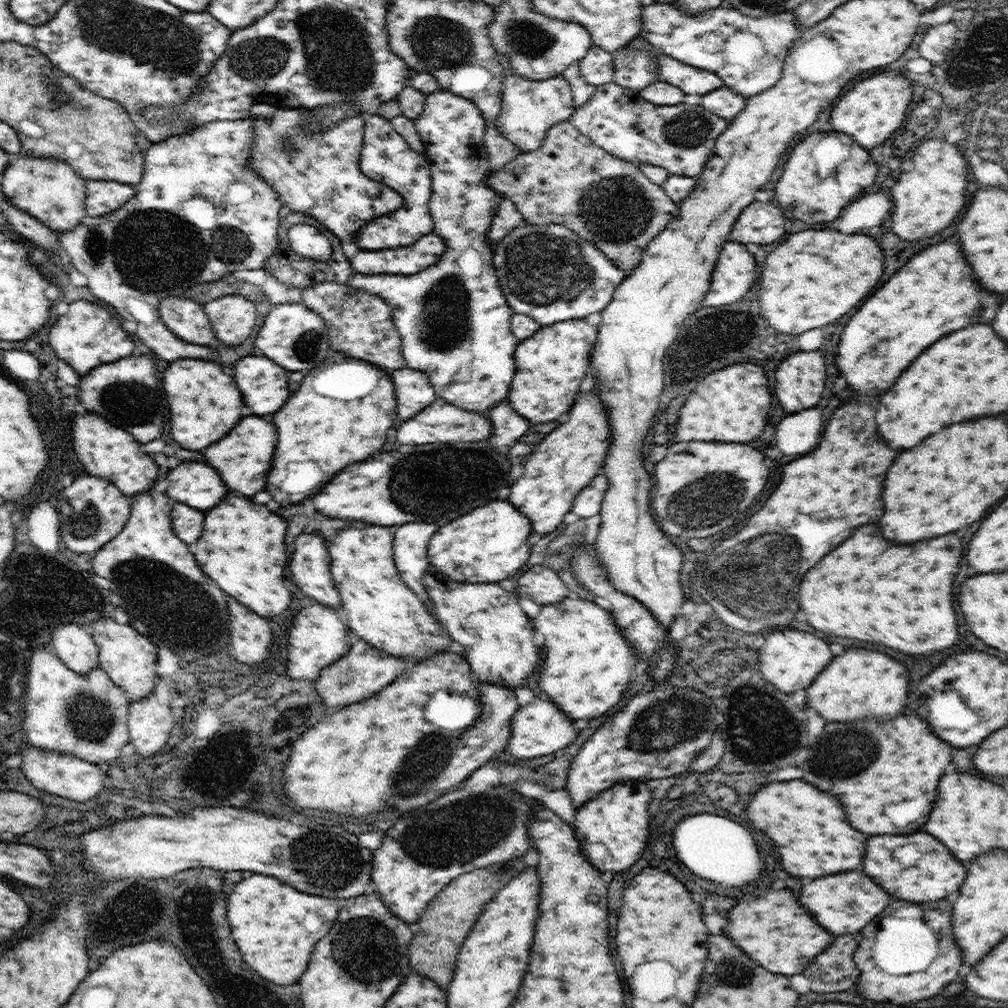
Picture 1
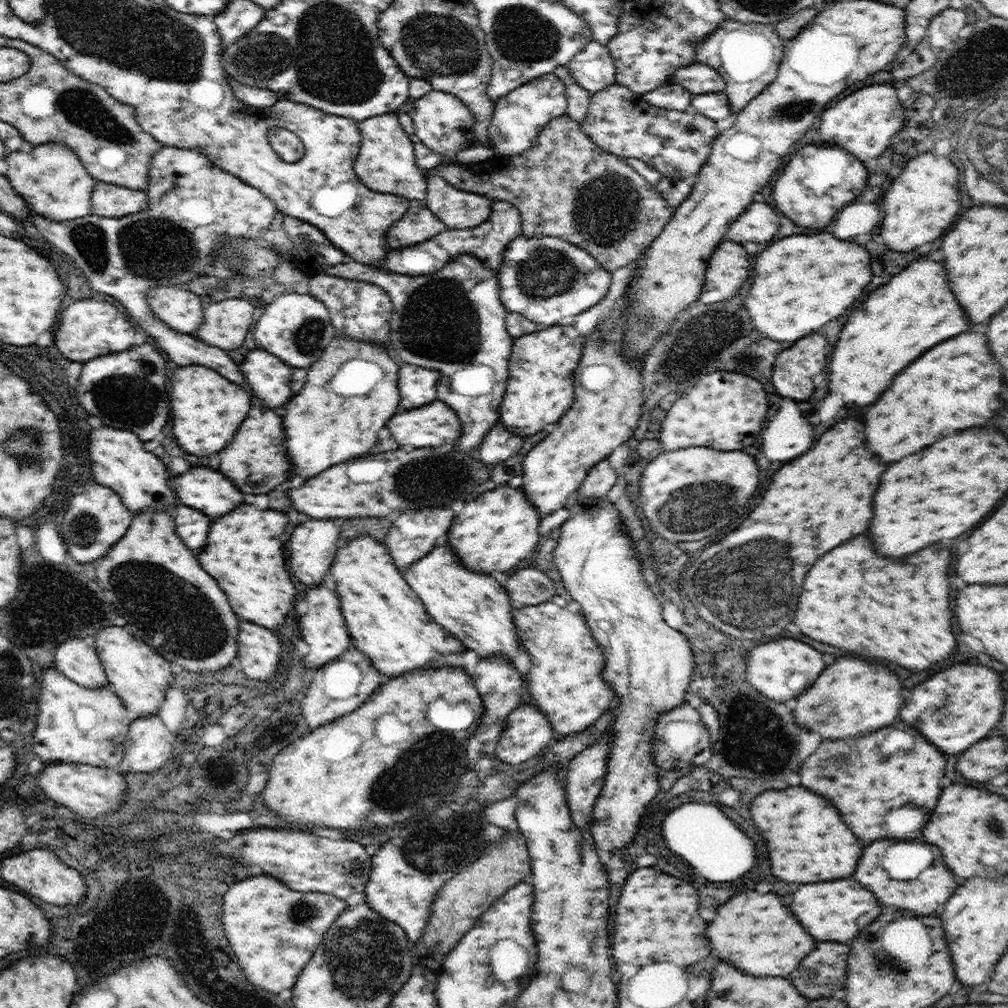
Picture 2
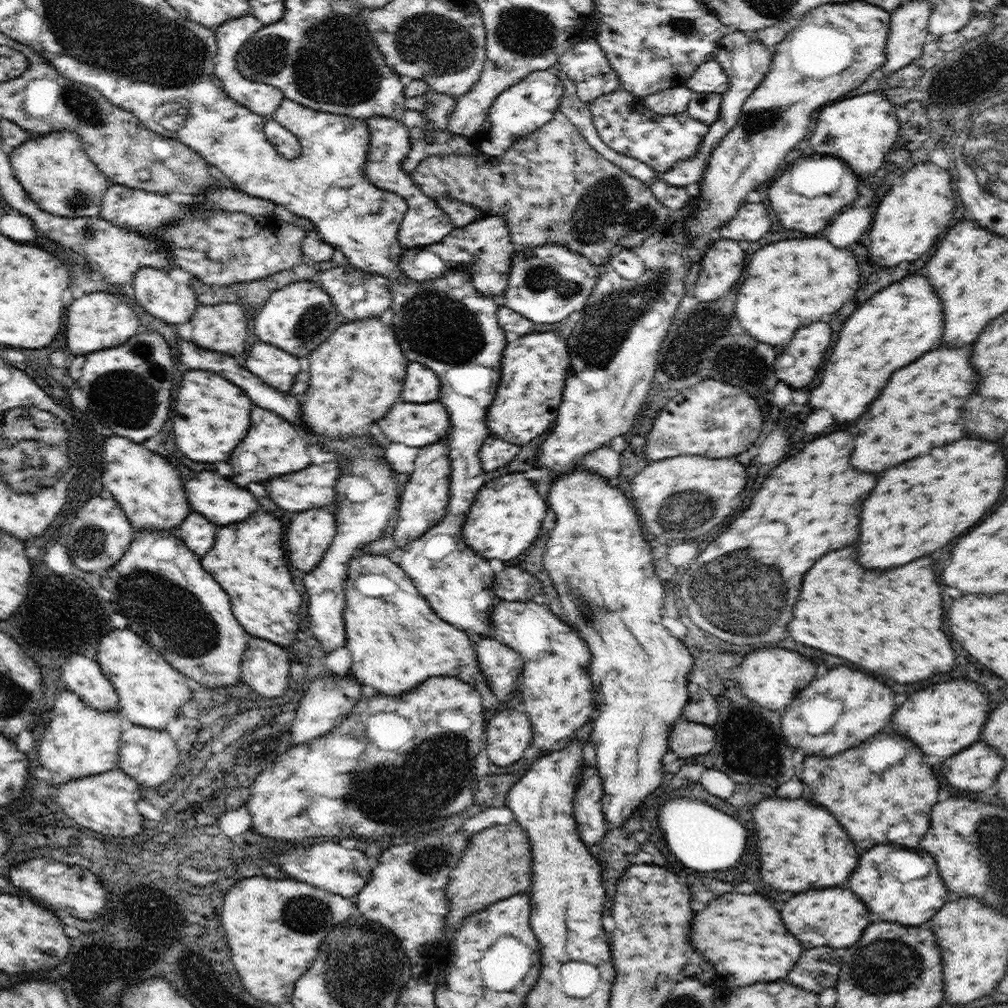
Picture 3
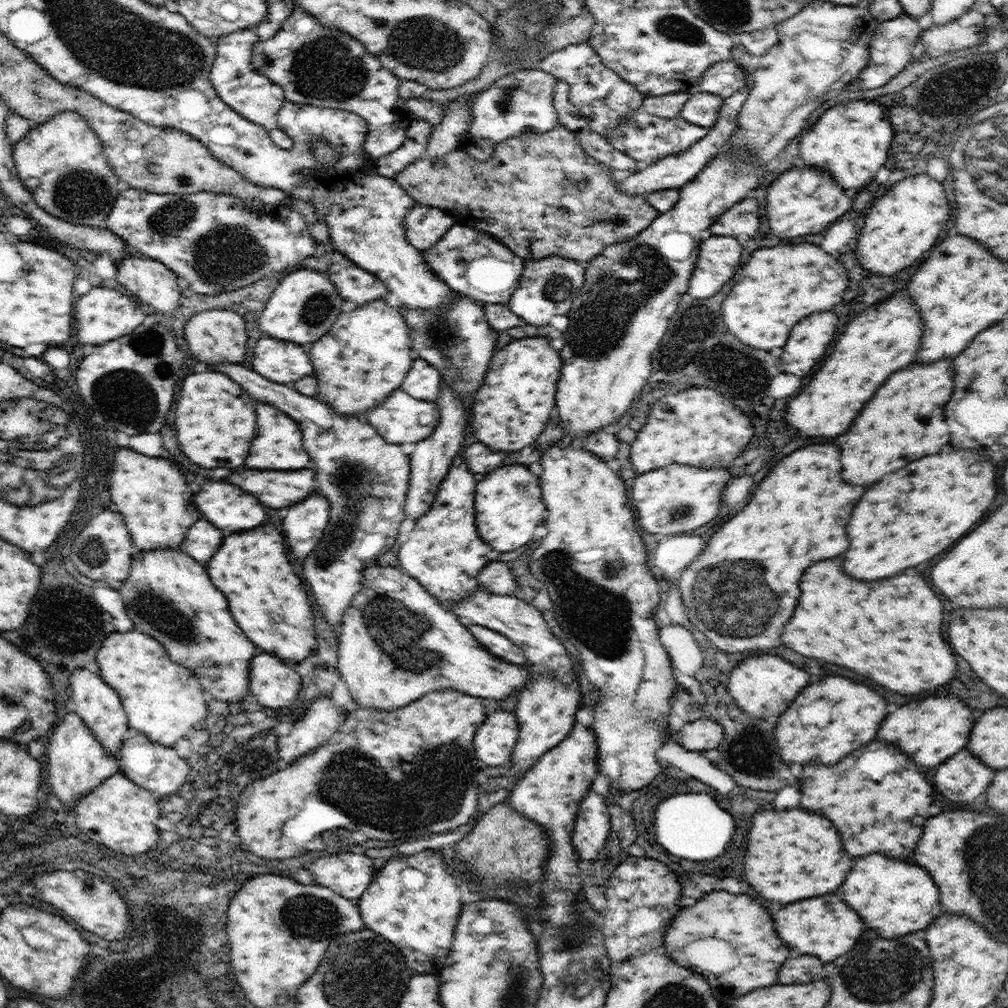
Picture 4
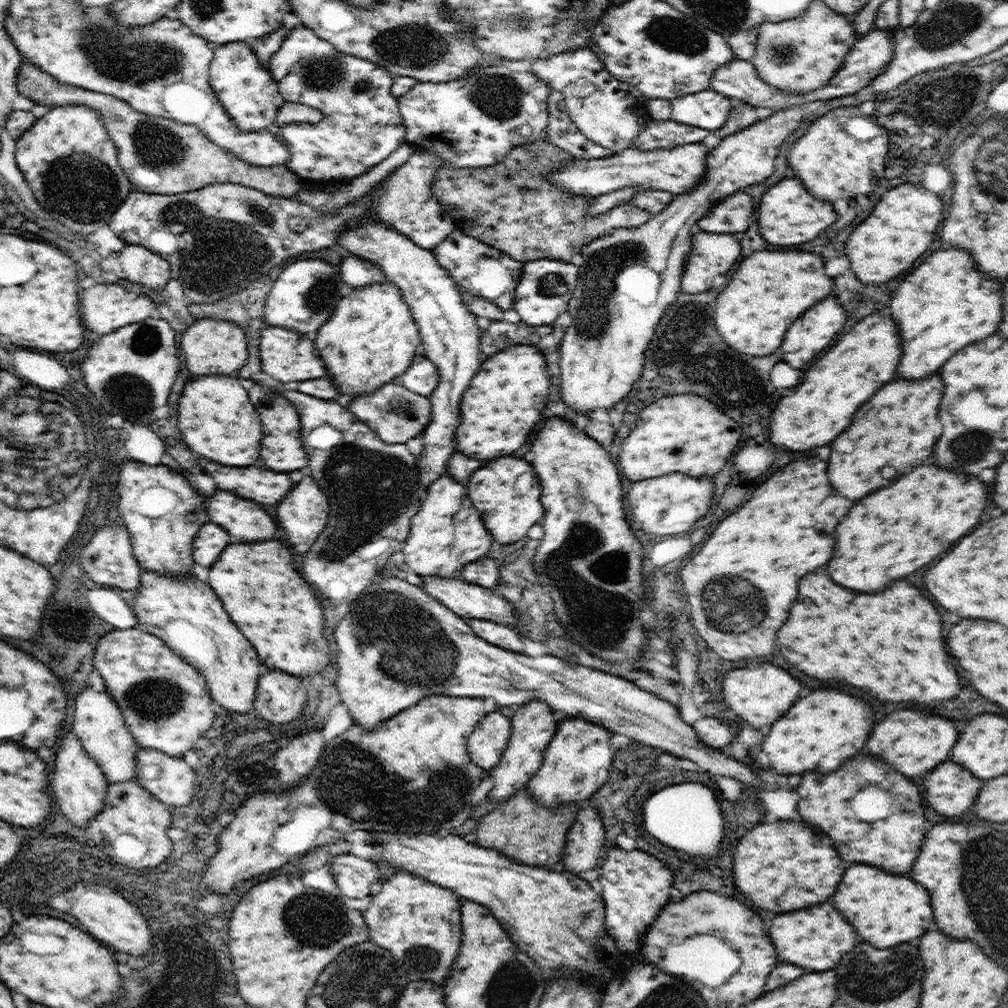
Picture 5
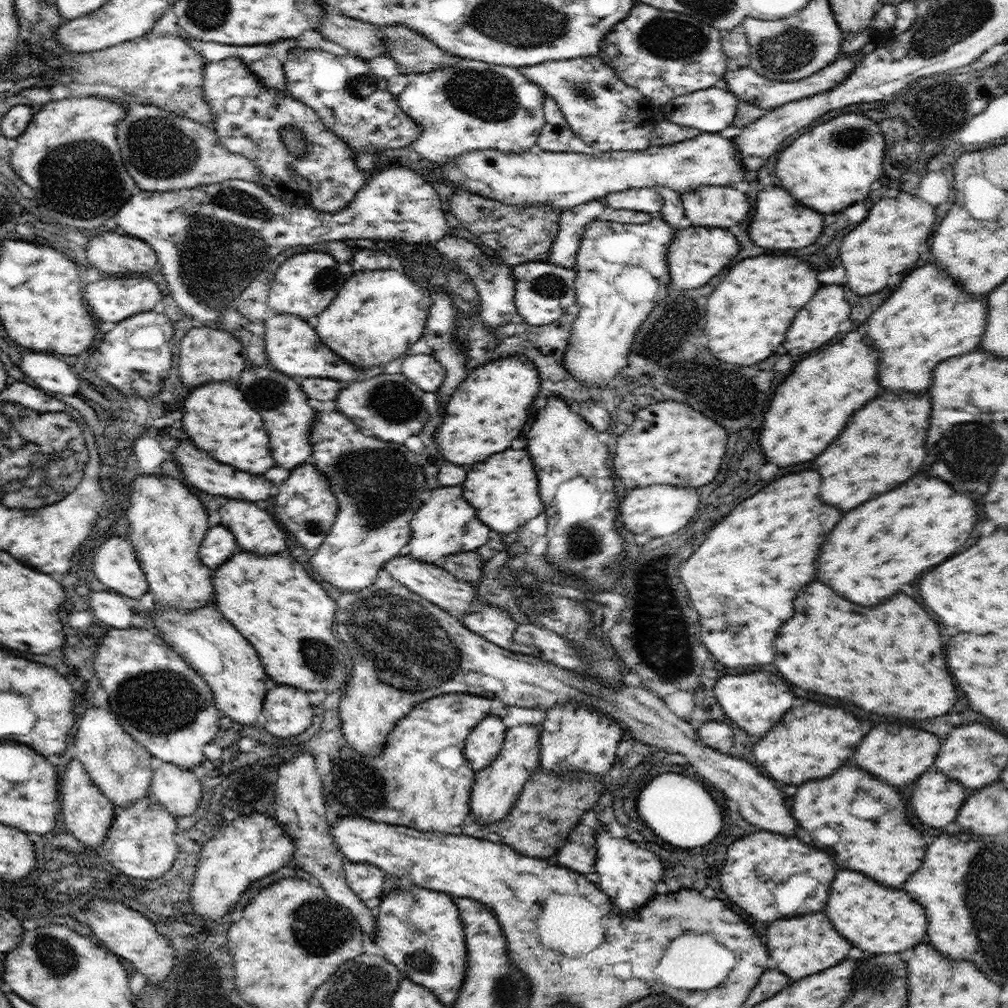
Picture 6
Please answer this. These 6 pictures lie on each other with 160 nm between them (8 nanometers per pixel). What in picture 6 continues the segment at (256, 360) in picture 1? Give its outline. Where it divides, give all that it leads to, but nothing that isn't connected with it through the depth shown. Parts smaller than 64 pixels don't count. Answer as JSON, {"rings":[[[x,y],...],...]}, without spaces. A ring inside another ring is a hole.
{"rings":[[[274,314],[265,322],[265,353],[268,363],[282,374],[294,379],[304,379],[320,376],[334,380],[354,380],[358,370],[334,356],[334,352],[320,342],[313,322],[304,321],[294,314]]]}

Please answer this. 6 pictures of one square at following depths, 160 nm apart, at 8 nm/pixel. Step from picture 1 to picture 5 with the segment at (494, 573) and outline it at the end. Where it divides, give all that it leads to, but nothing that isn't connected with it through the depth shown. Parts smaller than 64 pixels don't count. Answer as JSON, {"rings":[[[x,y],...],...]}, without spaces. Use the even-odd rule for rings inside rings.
{"rings":[[[506,456],[492,462],[489,460],[487,464],[488,466],[472,474],[472,480],[468,484],[468,496],[480,512],[488,533],[492,534],[501,545],[508,546],[522,540],[536,522],[542,521],[545,513],[543,504],[540,502],[542,488],[540,488],[540,482],[536,480],[536,474],[532,472],[532,466],[524,458]],[[522,474],[532,474],[532,480],[530,480],[532,486],[528,488],[528,492],[516,490],[516,480]]]}

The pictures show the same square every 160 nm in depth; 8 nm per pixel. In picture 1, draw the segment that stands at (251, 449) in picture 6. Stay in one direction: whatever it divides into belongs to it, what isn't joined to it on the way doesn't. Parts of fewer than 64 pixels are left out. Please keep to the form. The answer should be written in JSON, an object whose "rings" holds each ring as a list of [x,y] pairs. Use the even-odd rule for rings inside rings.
{"rings":[[[176,360],[172,362],[164,372],[164,390],[170,402],[172,412],[172,436],[174,440],[188,450],[202,450],[222,436],[226,436],[242,418],[244,400],[240,396],[240,390],[234,384],[234,378],[222,372],[222,366],[218,362],[206,362],[206,360]]]}

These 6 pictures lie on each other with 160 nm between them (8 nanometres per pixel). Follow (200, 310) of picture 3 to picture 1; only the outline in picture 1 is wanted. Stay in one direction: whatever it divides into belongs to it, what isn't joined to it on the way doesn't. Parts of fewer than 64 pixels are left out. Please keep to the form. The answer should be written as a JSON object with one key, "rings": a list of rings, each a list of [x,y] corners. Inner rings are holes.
{"rings":[[[222,296],[203,304],[219,344],[242,344],[252,334],[257,307],[244,296]]]}

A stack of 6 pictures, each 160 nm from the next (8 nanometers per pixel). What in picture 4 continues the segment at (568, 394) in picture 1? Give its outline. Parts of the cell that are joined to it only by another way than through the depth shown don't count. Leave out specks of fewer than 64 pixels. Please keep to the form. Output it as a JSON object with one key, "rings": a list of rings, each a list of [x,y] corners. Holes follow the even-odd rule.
{"rings":[[[526,337],[514,339],[510,344],[500,350],[496,350],[488,365],[484,384],[480,386],[480,392],[476,394],[476,410],[472,410],[470,417],[470,430],[474,430],[474,438],[490,446],[495,451],[515,451],[532,444],[547,427],[550,422],[550,412],[557,404],[557,382],[560,378],[562,359],[560,351],[550,345],[550,339],[544,337]]]}

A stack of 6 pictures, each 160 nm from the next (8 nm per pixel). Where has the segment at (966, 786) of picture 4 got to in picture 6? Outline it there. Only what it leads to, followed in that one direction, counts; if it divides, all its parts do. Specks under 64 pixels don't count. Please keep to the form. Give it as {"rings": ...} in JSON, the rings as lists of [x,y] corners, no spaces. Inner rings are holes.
{"rings":[[[930,768],[914,782],[912,808],[926,826],[942,828],[955,822],[966,799],[964,785]]]}

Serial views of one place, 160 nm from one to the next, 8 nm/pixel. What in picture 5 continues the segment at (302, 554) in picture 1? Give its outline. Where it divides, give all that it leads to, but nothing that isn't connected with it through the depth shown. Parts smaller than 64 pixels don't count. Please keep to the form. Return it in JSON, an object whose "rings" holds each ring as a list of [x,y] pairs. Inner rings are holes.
{"rings":[[[304,476],[296,484],[296,488],[292,488],[292,494],[288,494],[282,499],[278,506],[278,520],[282,524],[282,528],[288,534],[290,544],[298,550],[298,552],[306,552],[316,543],[318,535],[324,531],[329,516],[329,500],[328,497],[320,490],[318,483],[308,476]]]}

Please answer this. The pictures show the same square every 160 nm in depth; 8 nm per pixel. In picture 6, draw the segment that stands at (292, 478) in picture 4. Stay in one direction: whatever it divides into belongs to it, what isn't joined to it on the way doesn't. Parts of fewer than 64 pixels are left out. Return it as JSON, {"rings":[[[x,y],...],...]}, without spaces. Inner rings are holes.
{"rings":[[[180,444],[176,448],[176,460],[180,470],[186,476],[188,484],[194,484],[196,488],[208,492],[208,494],[220,494],[220,496],[228,496],[228,498],[238,498],[238,500],[266,500],[270,496],[270,488],[272,482],[266,480],[264,476],[254,476],[250,472],[240,472],[232,466],[226,466],[222,462],[218,462],[216,458],[210,458],[206,452],[200,452],[200,448],[196,448],[194,444]]]}

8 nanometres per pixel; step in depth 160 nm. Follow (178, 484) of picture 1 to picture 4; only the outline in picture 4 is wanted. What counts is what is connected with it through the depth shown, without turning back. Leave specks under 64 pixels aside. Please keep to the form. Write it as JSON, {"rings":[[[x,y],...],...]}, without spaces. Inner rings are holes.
{"rings":[[[204,482],[196,494],[196,504],[224,536],[230,536],[236,530],[252,530],[268,520],[264,506],[254,496],[228,482]]]}

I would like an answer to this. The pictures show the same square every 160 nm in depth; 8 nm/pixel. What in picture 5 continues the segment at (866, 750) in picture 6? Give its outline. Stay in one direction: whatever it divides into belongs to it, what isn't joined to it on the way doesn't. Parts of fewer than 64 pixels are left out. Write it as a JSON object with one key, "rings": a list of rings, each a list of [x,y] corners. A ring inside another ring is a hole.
{"rings":[[[896,710],[874,726],[874,732],[868,740],[868,750],[870,754],[892,764],[904,776],[920,776],[948,760],[956,740],[958,730],[950,718],[930,714],[926,710]]]}

